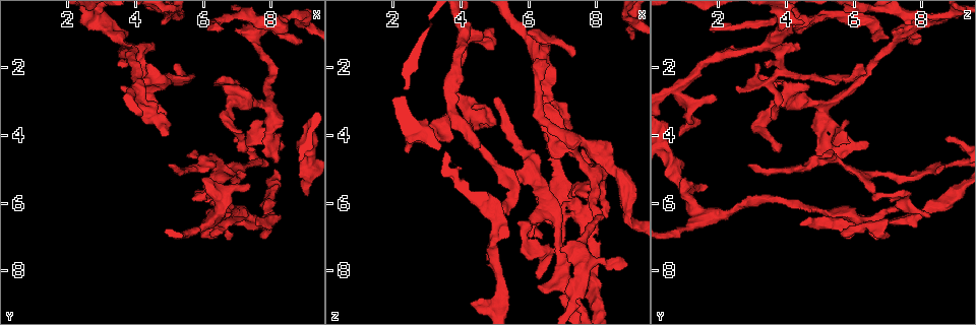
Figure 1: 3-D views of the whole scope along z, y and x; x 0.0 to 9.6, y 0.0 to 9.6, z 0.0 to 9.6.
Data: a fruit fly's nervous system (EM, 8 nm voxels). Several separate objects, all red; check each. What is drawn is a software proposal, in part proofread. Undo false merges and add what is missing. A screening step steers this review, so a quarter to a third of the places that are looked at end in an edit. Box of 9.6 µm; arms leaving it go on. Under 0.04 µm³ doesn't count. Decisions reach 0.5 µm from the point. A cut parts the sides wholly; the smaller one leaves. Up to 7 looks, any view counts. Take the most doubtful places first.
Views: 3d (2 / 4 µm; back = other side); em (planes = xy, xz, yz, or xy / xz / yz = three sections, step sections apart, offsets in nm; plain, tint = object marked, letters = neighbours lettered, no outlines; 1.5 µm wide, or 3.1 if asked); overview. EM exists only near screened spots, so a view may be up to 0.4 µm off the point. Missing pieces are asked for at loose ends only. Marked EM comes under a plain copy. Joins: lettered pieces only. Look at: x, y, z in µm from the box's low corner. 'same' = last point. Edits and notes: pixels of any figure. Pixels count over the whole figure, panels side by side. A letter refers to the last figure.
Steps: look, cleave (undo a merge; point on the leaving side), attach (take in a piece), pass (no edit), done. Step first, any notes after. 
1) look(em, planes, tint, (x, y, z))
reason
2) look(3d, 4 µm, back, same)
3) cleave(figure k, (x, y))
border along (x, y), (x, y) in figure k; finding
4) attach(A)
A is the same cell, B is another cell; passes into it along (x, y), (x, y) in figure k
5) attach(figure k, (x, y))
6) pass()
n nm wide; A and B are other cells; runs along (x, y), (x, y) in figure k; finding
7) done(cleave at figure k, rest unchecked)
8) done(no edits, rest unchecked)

look(3d, 2 µm, back, (6.50, 0.80, 1.70))
branch stops here

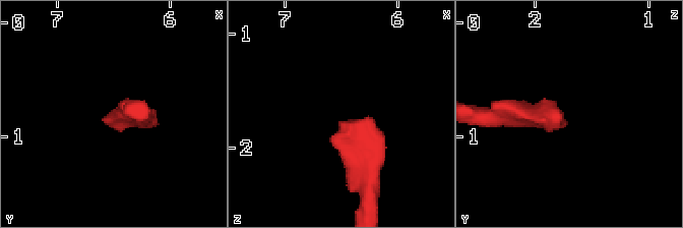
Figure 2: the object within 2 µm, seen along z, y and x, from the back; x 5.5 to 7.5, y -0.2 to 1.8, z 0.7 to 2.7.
look(em, planes, letters, (6.52, 0.84, 1.76))
need the tissue

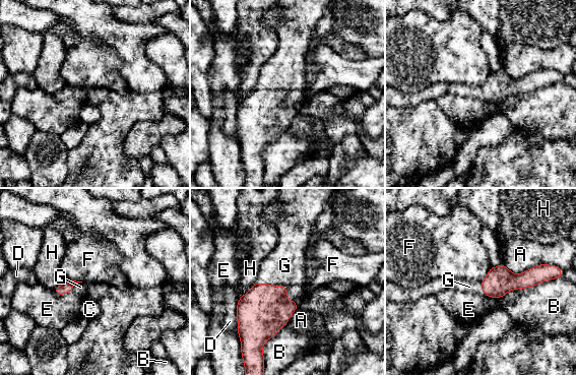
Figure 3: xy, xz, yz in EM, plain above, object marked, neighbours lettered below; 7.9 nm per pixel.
attach(G)
G is the same cell, A, B, C, D, E, F and H are other cells; the neuron continues

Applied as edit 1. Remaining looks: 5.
look(3d, 4 µm, (9.10, 5.75, 1.15))
branch stops here

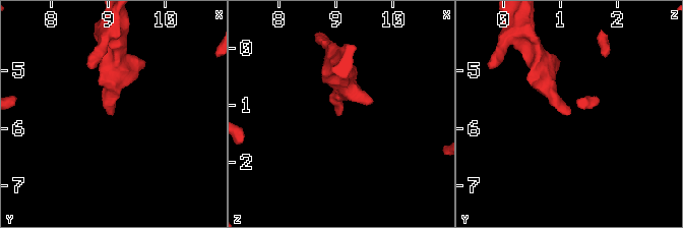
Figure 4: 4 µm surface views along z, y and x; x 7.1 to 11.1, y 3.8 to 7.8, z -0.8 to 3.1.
look(em, planes, letters, (9.00, 5.70, 1.15))
need the tissue

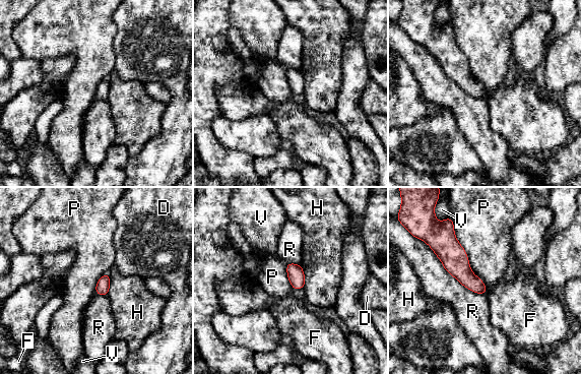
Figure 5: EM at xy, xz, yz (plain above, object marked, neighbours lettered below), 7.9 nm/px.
pass()
D, F, H, P, R and V are other cells; border along (453, 222), (470, 269), (488, 291) in figure 5; none of them fits

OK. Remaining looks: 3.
look(3d, 4 µm, back, (8.90, 1.25, 7.80))

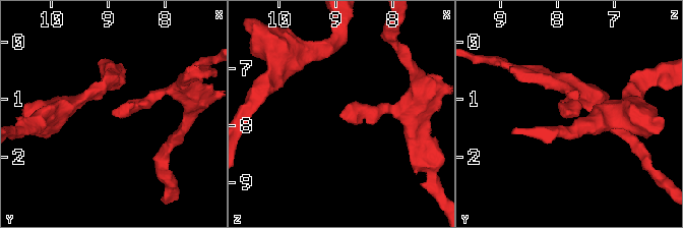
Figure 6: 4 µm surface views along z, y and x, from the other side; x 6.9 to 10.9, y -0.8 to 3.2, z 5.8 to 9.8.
look(em, yz, step 8, letters, (8.90, 1.30, 7.80))

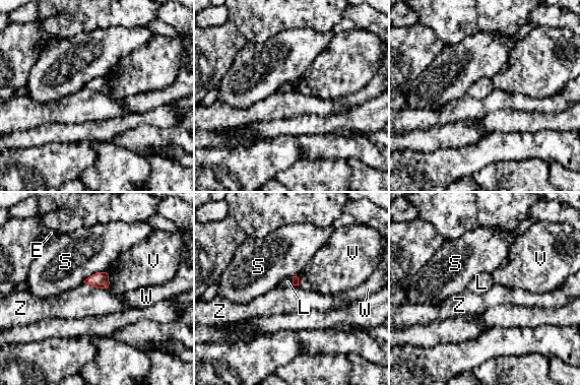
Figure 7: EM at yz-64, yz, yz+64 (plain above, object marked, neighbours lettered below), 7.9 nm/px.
pass()
S touches over 220 nm; E, L, S, V, W and Z are other cells; none of them fits

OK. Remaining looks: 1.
done(attach at figure 3, rest unchecked)

